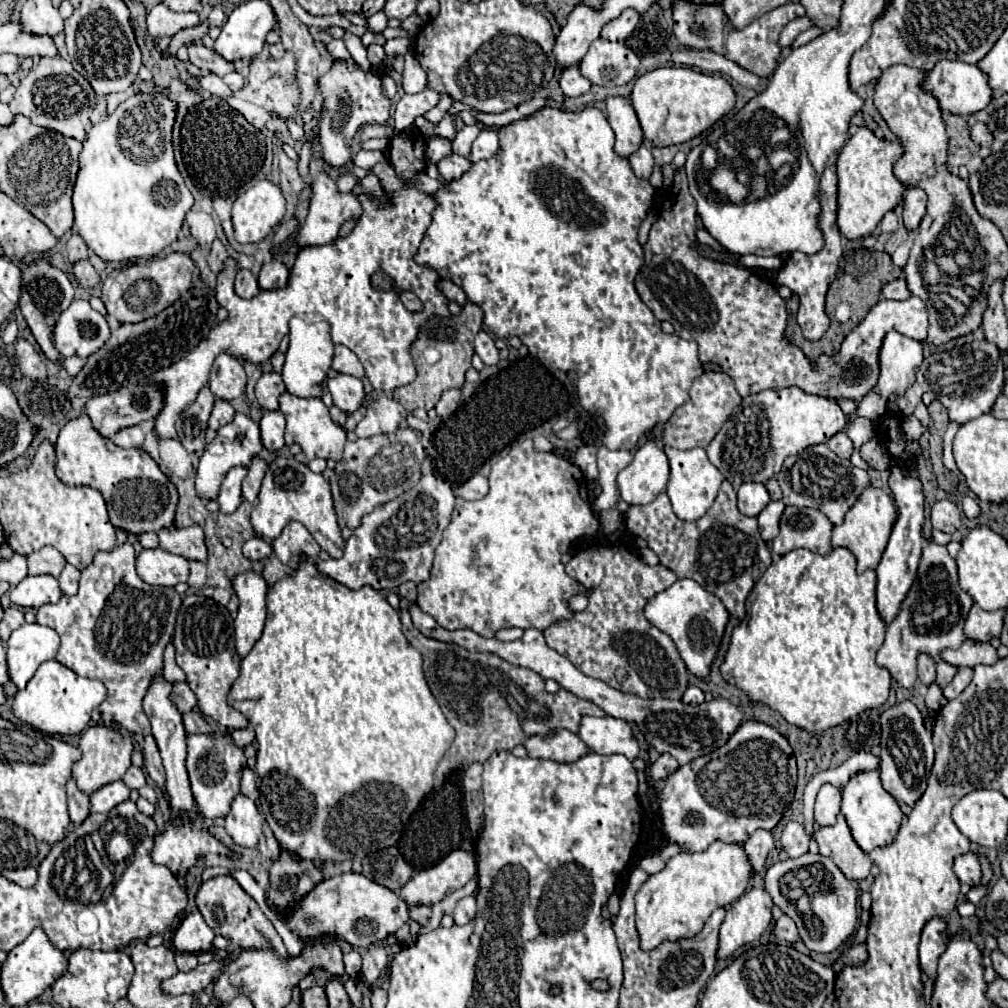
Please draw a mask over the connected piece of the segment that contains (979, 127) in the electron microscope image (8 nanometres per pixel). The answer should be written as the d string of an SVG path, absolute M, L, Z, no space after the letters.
M977 122L975 126L971 127L971 138L980 146L979 156L981 158L987 158L991 154L987 146L993 142L993 135L987 130L987 126Z

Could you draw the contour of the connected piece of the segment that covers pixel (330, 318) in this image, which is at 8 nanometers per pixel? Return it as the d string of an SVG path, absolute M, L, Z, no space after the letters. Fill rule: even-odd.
M403 186L399 192L389 194L389 198L391 200L387 204L379 204L379 202L369 200L369 198L365 198L361 194L359 200L363 204L363 216L359 216L357 226L353 228L353 232L347 238L337 238L337 240L333 240L331 244L325 244L325 246L303 248L297 254L295 266L291 268L289 284L285 288L281 288L281 290L259 292L257 296L253 296L249 300L239 298L235 294L233 287L237 273L234 267L236 267L237 262L233 258L227 260L225 270L217 276L217 288L215 288L217 290L217 302L229 312L227 320L217 324L217 326L213 326L209 330L207 338L203 338L179 362L175 362L169 368L161 368L161 370L151 374L151 382L159 384L161 394L163 394L163 408L155 418L155 432L157 432L159 440L177 438L175 422L179 420L181 412L191 402L195 402L199 390L207 386L211 364L219 354L225 352L225 354L231 354L235 358L243 358L243 360L253 362L253 364L261 364L261 362L269 360L271 354L279 348L281 338L289 332L289 320L295 314L309 314L309 312L321 314L331 324L333 342L335 344L343 344L343 346L347 346L349 350L353 350L357 354L357 358L361 360L361 364L365 368L365 376L369 378L371 386L377 392L389 392L389 390L395 390L395 388L405 386L405 384L415 380L415 366L413 366L413 360L411 360L411 354L409 354L409 346L415 340L419 326L425 320L429 320L431 316L449 316L447 298L437 288L439 274L435 270L431 270L431 268L423 268L423 266L415 264L415 260L413 260L413 256L415 256L415 252L419 248L419 242L421 242L427 226L431 224L431 210L435 208L435 200L433 200L433 196L423 194L417 188L409 188L409 186ZM377 270L387 272L393 278L393 282L397 284L397 288L415 292L415 296L423 304L423 310L421 312L409 312L401 304L401 300L399 300L399 296L395 292L379 292L379 290L375 290L371 286L371 274L377 272Z

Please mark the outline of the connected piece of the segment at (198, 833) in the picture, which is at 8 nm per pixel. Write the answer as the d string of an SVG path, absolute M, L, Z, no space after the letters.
M199 816L195 822L177 820L177 826L169 824L167 830L155 838L151 858L167 866L173 874L183 876L203 854L229 856L231 852L203 828L203 816Z

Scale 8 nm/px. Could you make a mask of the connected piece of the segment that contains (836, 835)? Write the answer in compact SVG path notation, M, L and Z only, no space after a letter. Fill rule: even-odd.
M843 814L837 816L833 826L817 828L813 838L819 844L819 854L831 858L849 880L865 880L869 876L873 862L853 840Z

